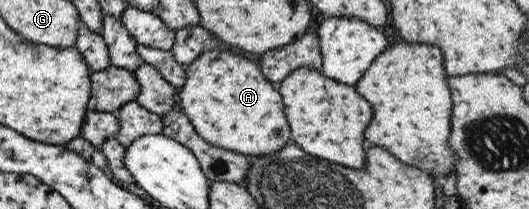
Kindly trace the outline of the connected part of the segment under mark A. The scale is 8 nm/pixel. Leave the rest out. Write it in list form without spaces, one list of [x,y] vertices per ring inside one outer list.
[[[208,51],[184,69],[186,83],[178,95],[177,109],[204,141],[247,157],[276,153],[291,142],[279,91],[264,79],[256,63],[232,52]]]

